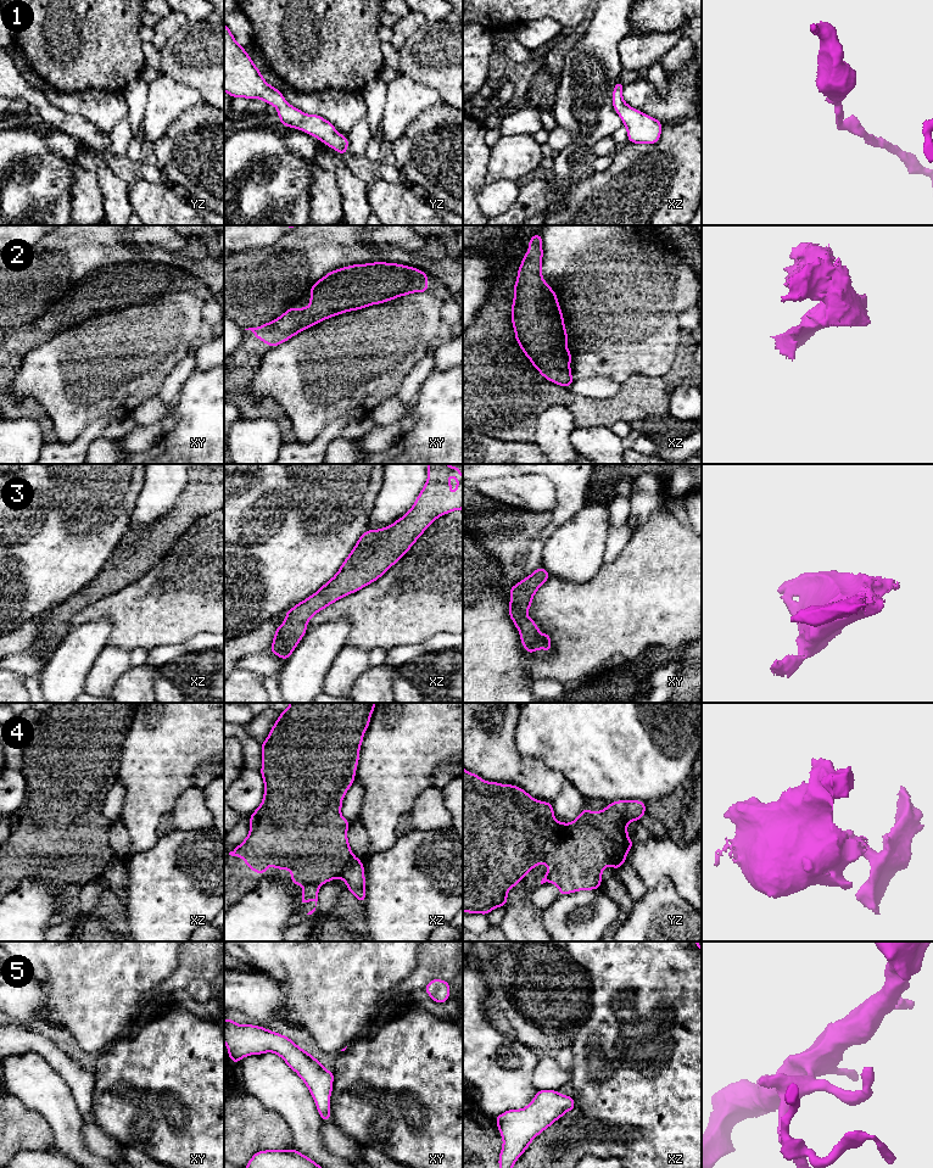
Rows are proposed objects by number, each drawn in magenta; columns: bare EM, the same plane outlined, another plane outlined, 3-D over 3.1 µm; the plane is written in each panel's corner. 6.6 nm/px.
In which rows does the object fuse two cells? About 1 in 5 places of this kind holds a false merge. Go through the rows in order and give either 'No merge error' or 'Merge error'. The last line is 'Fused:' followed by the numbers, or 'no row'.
1: No merge error
2: No merge error
3: No merge error
4: Merge error
5: No merge error
Fused: 4

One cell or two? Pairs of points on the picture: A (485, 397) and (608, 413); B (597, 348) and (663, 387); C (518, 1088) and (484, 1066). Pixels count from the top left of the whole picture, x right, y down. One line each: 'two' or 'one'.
A: one
B: two
C: one

